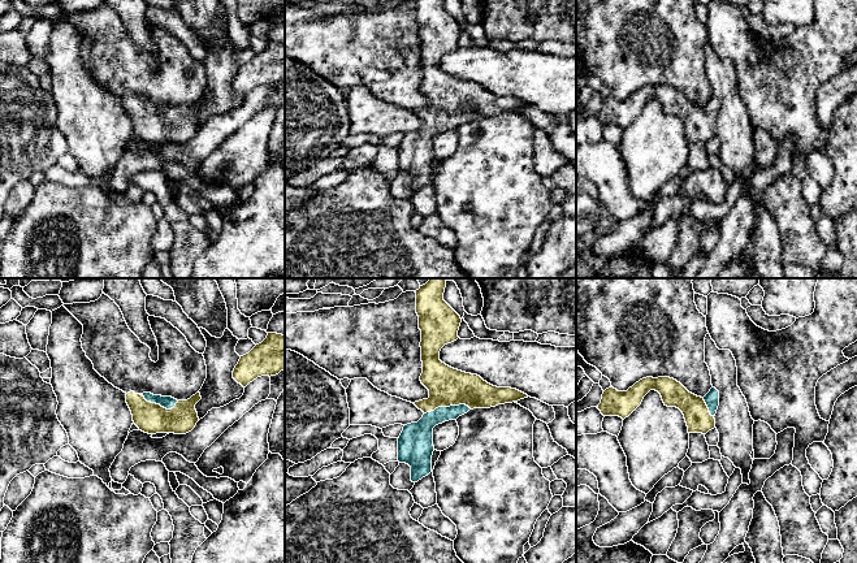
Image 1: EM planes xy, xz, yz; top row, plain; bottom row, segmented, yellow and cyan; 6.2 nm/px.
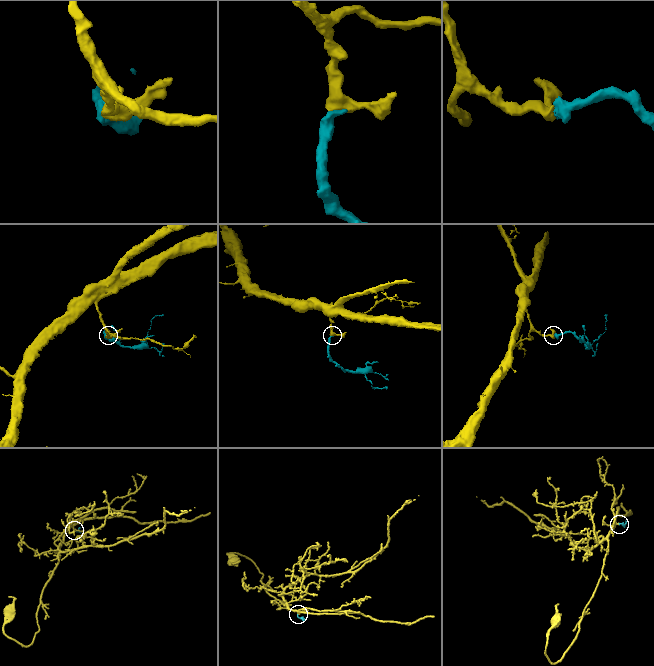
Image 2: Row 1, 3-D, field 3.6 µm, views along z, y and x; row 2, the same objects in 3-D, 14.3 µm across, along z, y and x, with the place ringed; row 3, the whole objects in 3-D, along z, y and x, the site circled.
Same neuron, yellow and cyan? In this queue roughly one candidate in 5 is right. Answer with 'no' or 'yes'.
yes

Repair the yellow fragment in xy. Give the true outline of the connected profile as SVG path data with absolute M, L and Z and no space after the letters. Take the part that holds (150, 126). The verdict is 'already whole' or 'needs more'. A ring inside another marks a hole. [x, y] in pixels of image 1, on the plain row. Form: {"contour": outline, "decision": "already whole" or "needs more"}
{"contour": "M198 100L187 109L172 105L153 104L151 101L126 103L126 112L131 120L133 130L139 139L156 142L186 143L199 130L195 113L202 108Z", "decision": "needs more"}

